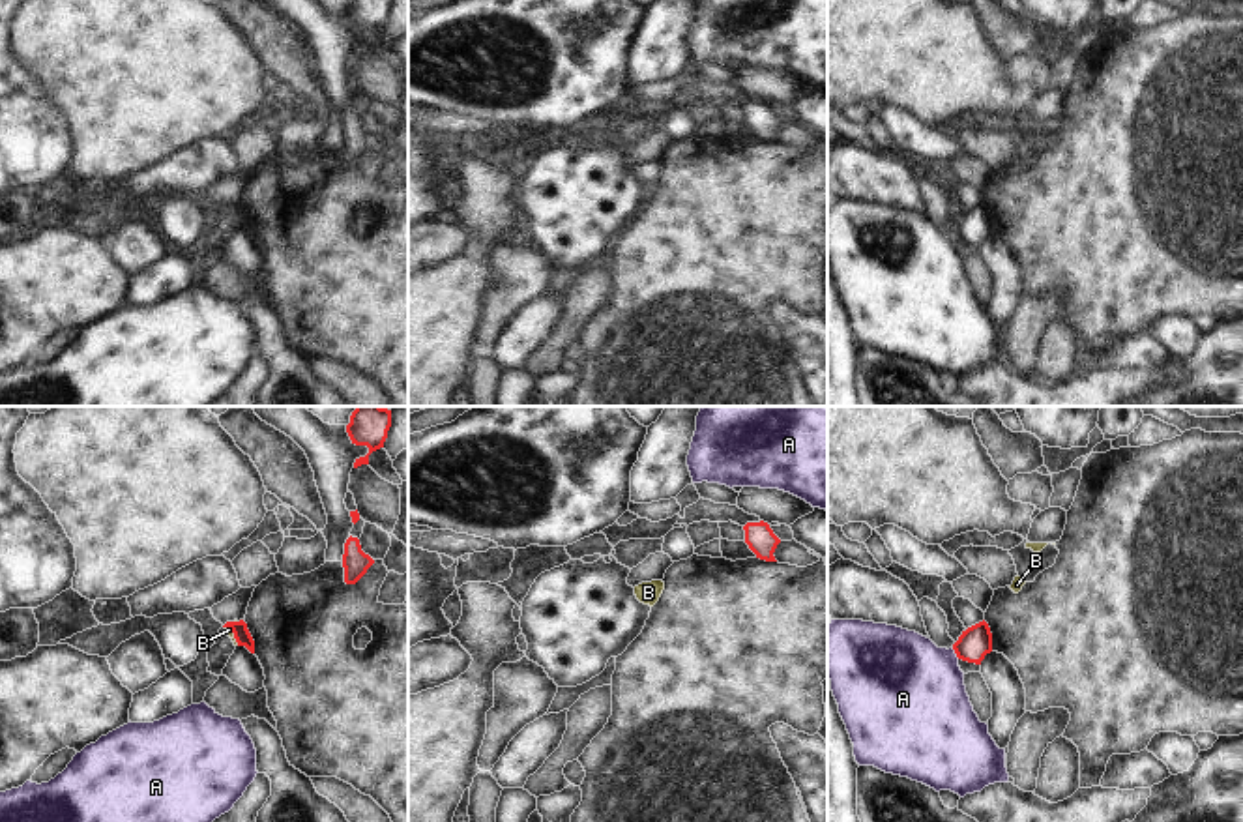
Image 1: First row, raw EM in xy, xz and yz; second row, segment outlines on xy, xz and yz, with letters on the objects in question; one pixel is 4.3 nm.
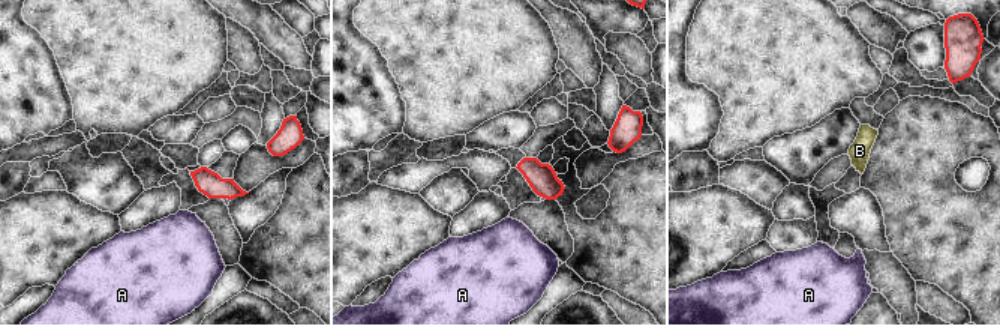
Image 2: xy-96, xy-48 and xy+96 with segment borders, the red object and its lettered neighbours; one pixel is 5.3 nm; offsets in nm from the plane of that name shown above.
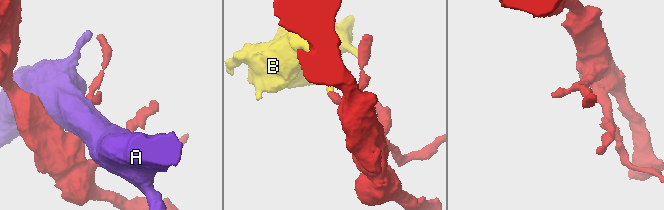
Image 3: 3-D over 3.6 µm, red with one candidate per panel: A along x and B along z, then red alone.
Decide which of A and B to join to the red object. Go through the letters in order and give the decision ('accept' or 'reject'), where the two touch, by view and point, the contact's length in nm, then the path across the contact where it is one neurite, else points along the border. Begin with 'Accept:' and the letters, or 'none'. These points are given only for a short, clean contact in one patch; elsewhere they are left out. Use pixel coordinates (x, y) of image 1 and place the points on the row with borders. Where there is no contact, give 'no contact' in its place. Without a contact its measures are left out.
Accept: none
A: reject; meets red in yz at (955, 652); contact 60 nm long
B: reject; meets red in xy at (234, 635); contact 110 nm long

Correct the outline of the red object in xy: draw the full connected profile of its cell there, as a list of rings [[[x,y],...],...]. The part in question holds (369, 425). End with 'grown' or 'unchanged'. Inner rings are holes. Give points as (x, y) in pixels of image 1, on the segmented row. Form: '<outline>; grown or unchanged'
[[[356,406],[346,425],[346,433],[356,446],[367,446],[369,453],[356,459],[354,468],[369,464],[369,455],[380,448],[388,438],[391,427],[391,410],[382,406]]]; unchanged

